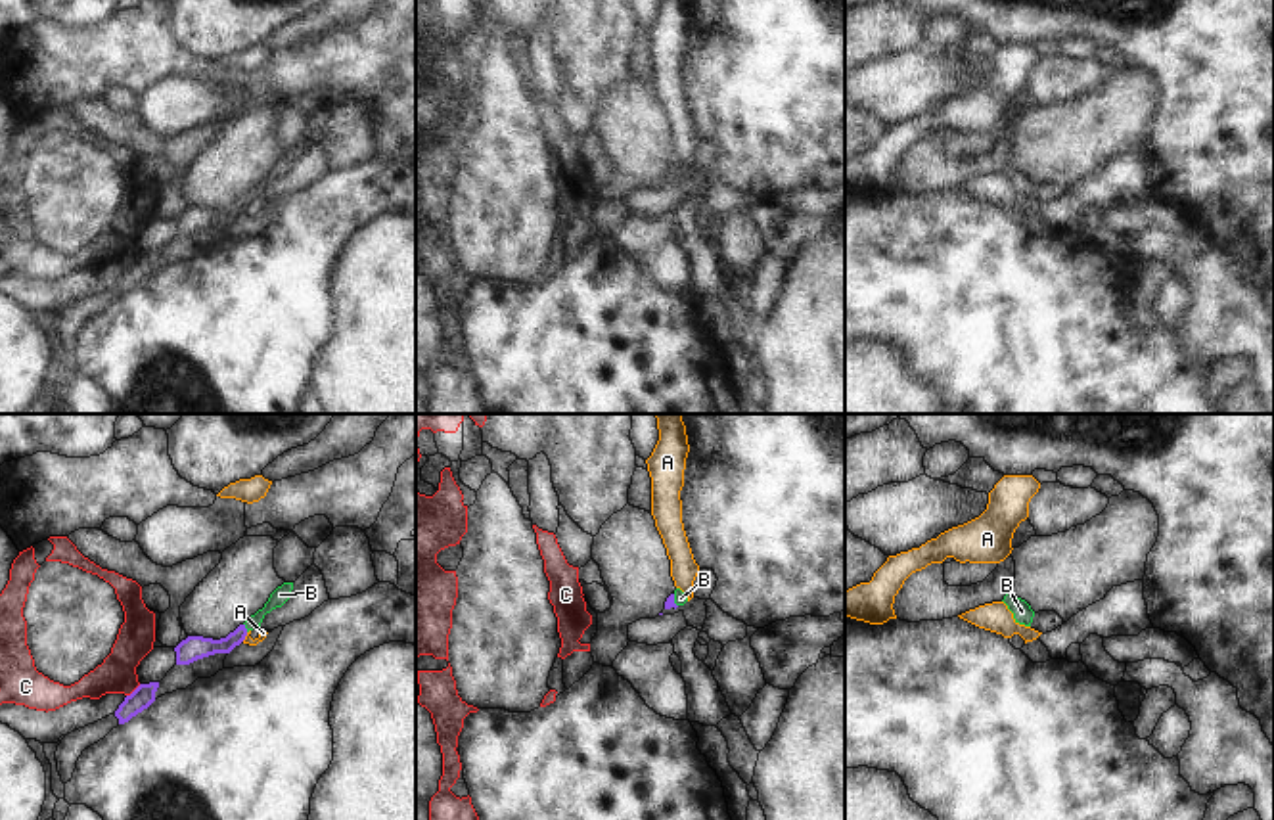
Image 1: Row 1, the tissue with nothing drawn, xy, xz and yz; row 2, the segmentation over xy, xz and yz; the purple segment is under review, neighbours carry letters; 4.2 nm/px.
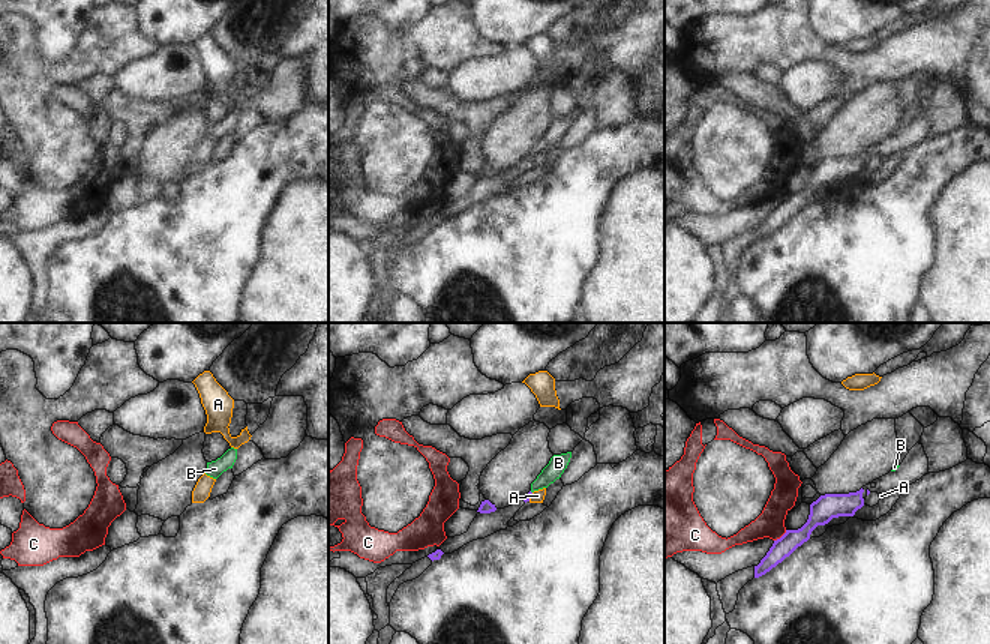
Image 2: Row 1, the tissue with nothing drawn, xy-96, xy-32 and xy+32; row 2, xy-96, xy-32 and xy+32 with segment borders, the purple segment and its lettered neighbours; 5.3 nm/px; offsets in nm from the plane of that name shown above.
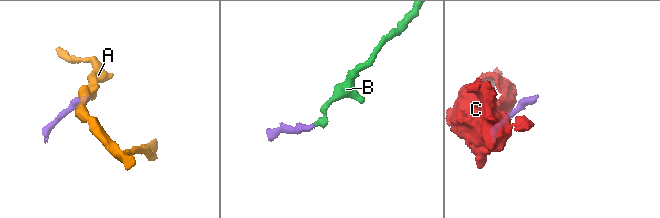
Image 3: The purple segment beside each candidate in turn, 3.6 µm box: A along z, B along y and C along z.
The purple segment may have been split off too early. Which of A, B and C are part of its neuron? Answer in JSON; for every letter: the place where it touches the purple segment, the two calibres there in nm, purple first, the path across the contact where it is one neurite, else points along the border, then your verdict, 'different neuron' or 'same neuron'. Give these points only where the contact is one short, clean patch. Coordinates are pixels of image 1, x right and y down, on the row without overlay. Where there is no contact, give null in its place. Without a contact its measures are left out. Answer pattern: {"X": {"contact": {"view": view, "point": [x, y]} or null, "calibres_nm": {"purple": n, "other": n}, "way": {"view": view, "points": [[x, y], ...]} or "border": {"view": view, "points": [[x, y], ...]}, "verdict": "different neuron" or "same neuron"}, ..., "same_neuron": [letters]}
{"A": {"contact": {"view": "xy", "point": [246, 205]}, "calibres_nm": {"purple": 100, "other": 40}, "border": {"view": "xy", "points": [[248, 204], [242, 211]]}, "verdict": "different neuron"}, "B": {"contact": {"view": "xy", "point": [244, 198]}, "calibres_nm": {"purple": 100, "other": 70}, "way": {"view": "xy", "points": [[192, 219], [225, 217], [244, 198], [280, 165]]}, "verdict": "same neuron"}, "C": {"contact": {"view": "xy", "point": [135, 261]}, "calibres_nm": {"purple": 90, "other": 160}, "border": {"view": "xy", "points": [[140, 255], [127, 267]]}, "verdict": "different neuron"}, "same_neuron": ["B"]}

